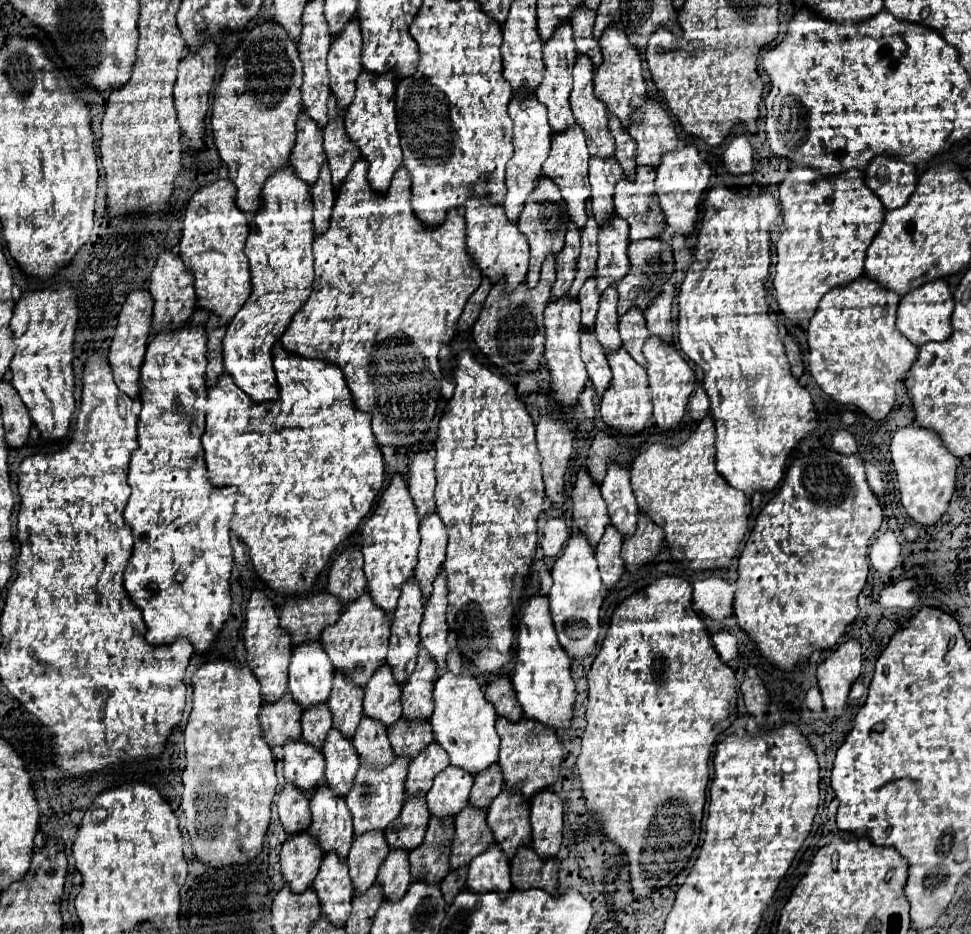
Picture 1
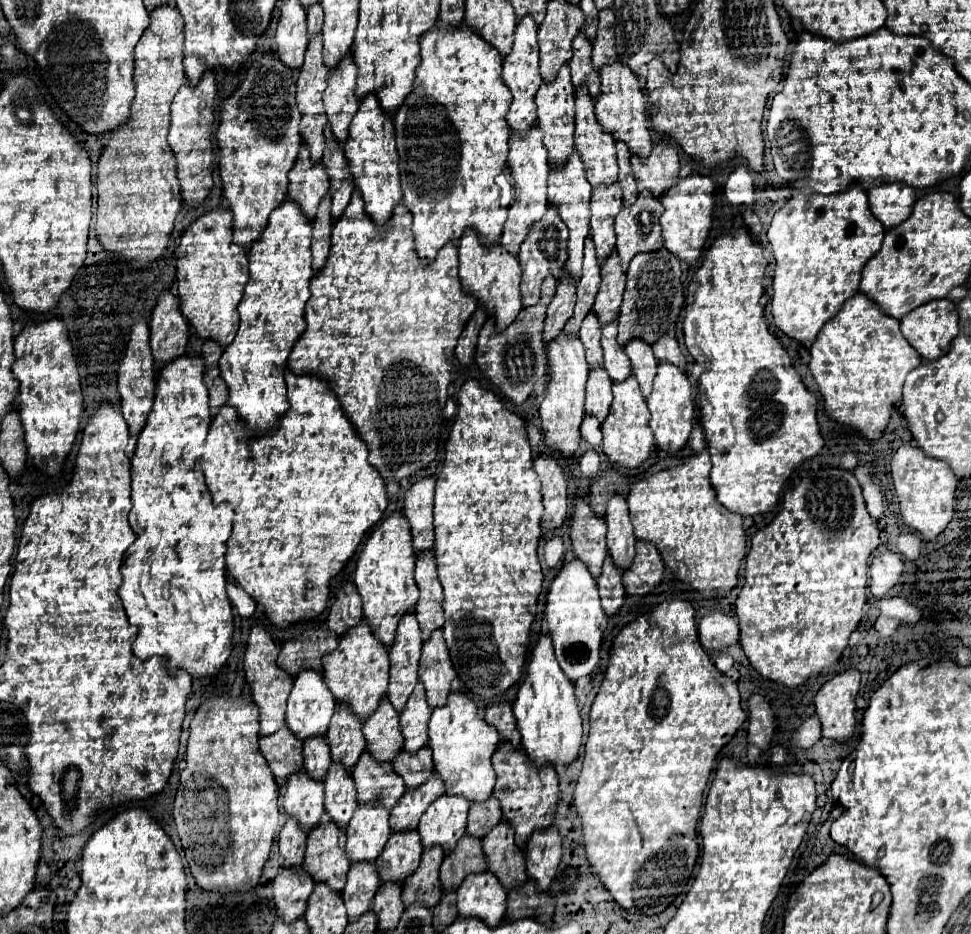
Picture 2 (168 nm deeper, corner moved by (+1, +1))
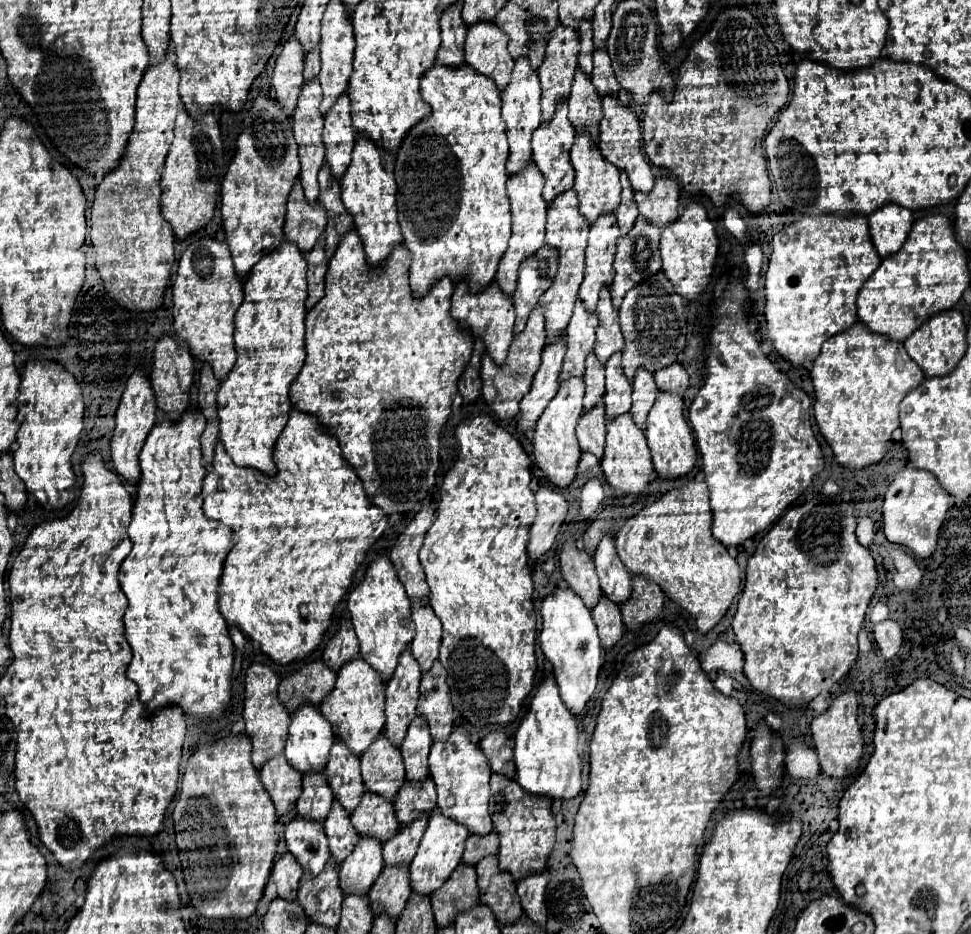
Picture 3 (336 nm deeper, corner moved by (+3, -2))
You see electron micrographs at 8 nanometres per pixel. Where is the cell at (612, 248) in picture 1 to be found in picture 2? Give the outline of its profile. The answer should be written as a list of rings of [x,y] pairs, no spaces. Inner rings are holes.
[[[613,252],[601,264],[601,288],[593,308],[601,326],[607,326],[613,320],[617,320],[619,306],[623,300],[623,290],[625,290],[625,272],[619,268],[619,256]]]

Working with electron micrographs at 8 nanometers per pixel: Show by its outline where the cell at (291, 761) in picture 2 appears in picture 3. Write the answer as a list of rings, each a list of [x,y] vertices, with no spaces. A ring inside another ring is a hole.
[[[275,755],[261,767],[259,777],[263,787],[269,791],[277,813],[285,815],[301,795],[303,775],[285,763],[285,755]]]

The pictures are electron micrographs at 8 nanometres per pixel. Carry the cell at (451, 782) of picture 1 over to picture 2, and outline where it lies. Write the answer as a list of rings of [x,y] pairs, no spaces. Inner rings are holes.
[[[441,796],[419,822],[419,836],[423,848],[441,846],[445,854],[451,854],[465,834],[465,822],[469,812],[469,802],[459,796]]]

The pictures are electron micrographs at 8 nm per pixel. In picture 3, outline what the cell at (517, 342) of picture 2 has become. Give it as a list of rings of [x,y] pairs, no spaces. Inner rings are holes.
[[[537,307],[531,311],[525,329],[515,335],[515,339],[509,347],[509,355],[503,365],[497,365],[491,357],[487,357],[487,351],[483,351],[483,355],[481,355],[481,383],[483,383],[481,393],[499,419],[511,419],[519,413],[519,403],[529,393],[533,377],[539,369],[541,349],[545,345],[545,339],[547,339],[545,315],[541,315],[541,307]]]

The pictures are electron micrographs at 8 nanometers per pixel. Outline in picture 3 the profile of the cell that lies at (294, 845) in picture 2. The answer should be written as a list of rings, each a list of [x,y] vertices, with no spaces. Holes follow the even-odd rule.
[[[283,853],[277,863],[273,865],[273,881],[277,885],[277,895],[285,897],[285,899],[295,899],[297,897],[297,885],[299,885],[299,877],[301,877],[301,865],[293,859],[293,855]]]

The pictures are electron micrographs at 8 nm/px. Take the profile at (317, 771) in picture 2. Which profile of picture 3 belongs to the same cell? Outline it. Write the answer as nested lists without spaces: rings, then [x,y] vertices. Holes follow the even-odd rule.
[[[303,775],[303,793],[297,801],[297,813],[315,821],[323,821],[329,813],[333,793],[325,775]]]

